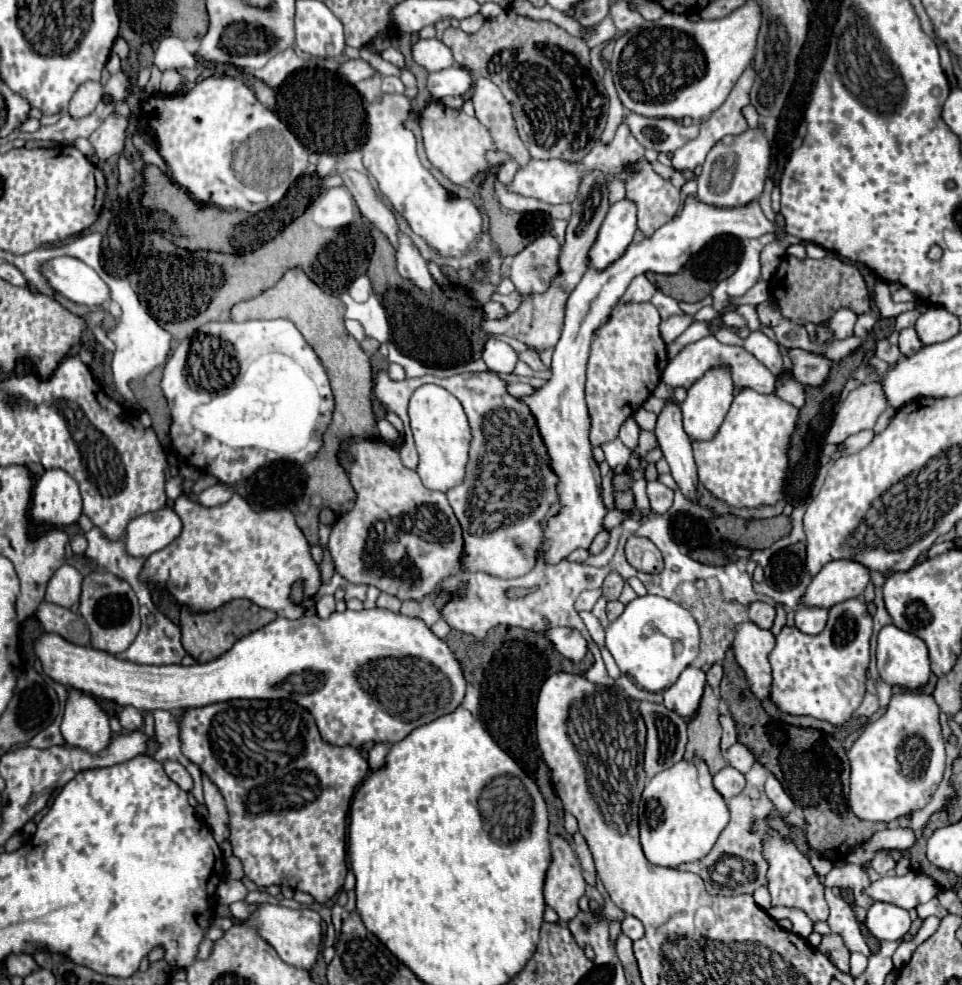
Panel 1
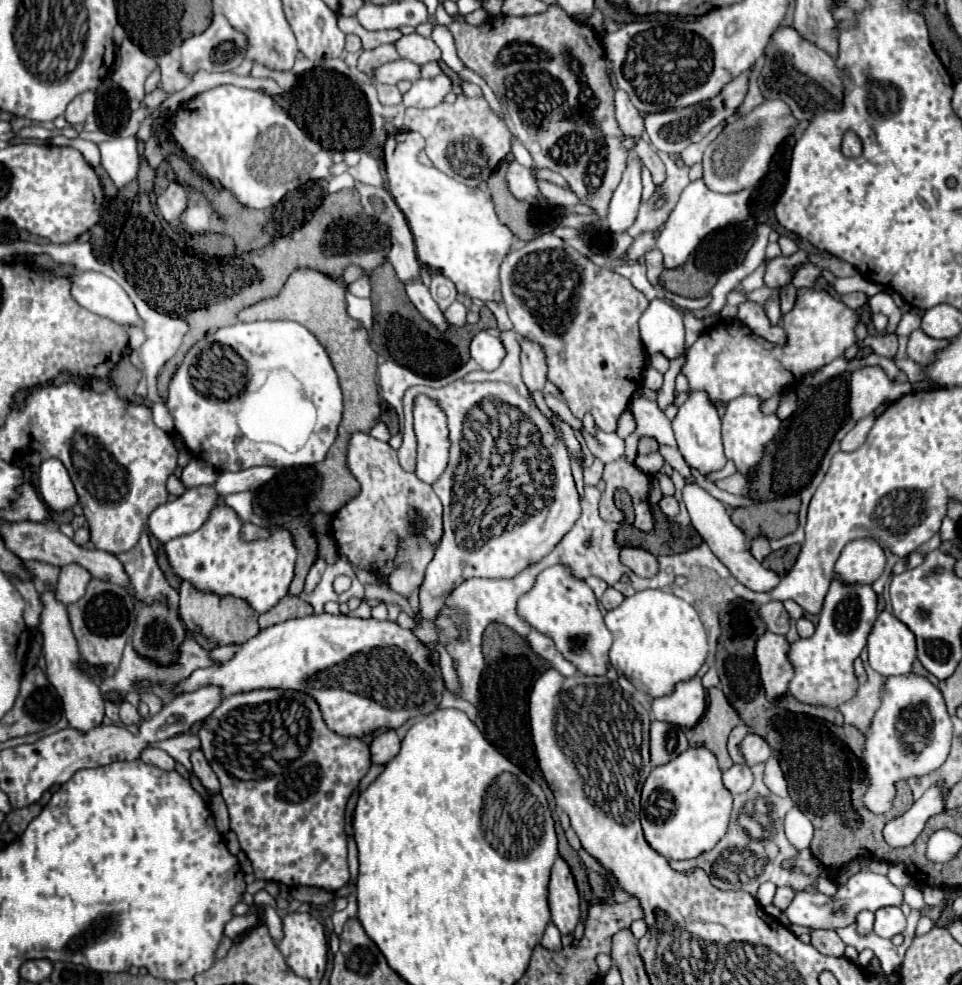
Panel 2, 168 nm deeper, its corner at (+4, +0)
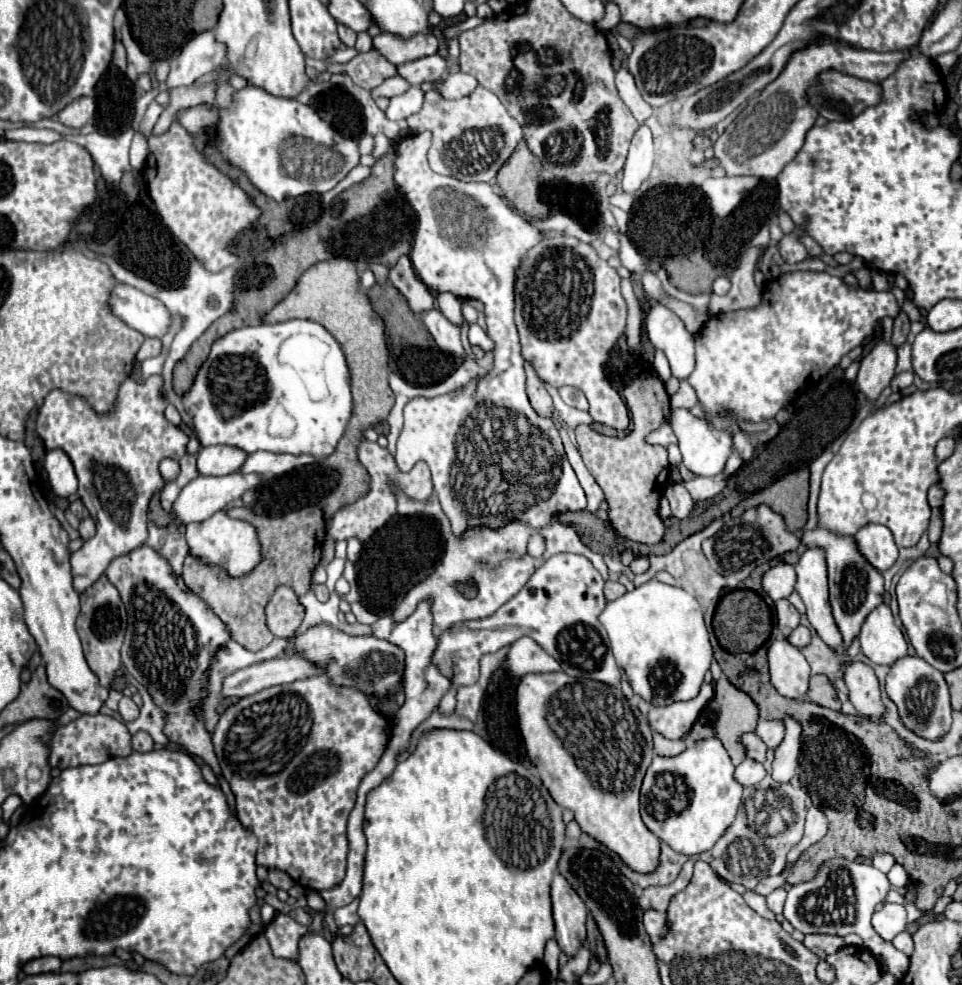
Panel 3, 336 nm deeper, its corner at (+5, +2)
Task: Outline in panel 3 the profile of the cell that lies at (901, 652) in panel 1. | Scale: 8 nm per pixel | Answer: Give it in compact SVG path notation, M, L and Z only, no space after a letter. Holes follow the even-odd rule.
M881 604L869 612L861 626L859 640L861 652L873 664L893 666L895 660L907 654L907 642L887 604Z

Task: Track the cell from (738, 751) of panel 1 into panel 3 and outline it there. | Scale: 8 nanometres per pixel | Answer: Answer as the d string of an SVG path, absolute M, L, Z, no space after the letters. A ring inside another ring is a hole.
M761 720L757 724L757 734L769 748L777 748L785 736L785 724L783 720Z

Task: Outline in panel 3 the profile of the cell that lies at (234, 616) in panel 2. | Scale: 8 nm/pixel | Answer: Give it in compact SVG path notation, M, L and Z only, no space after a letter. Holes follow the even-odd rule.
M239 506L233 508L231 516L255 526L261 546L261 562L249 574L233 578L227 574L225 568L215 564L203 564L201 558L187 554L181 576L187 582L189 590L199 594L219 614L219 618L223 618L223 622L233 634L233 640L243 644L247 650L255 652L265 648L273 640L273 634L269 632L265 622L265 606L273 596L275 588L289 586L297 596L303 596L311 590L311 574L321 558L325 520L323 510L319 506L303 508L281 518L255 516L249 508Z

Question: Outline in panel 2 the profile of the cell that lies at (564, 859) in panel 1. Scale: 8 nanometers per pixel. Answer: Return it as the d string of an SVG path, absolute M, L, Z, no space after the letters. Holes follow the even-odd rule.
M558 856L552 866L548 904L552 912L552 922L558 926L558 930L562 934L572 934L580 916L580 898L572 870L562 856Z

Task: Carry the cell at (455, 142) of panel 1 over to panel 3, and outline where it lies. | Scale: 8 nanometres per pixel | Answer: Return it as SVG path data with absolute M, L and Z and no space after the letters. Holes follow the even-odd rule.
M477 86L469 96L459 100L445 100L439 92L429 90L425 92L423 108L407 118L407 124L413 132L433 132L433 146L429 150L431 168L437 174L463 182L493 182L499 168L523 140L521 124L507 112L501 100L483 86Z

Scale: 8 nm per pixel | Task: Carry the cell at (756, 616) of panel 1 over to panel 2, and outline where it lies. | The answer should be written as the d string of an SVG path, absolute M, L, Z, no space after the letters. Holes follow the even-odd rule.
M768 602L764 606L758 606L758 616L764 620L766 630L774 634L786 634L790 626L790 616L786 614L782 602Z

